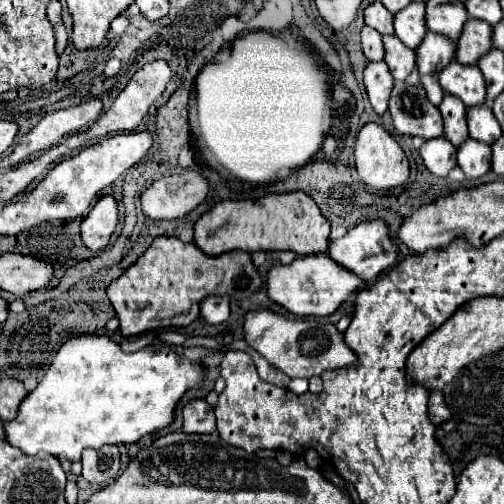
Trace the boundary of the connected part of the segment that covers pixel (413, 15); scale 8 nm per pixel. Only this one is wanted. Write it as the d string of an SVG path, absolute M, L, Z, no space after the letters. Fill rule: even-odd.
M410 3L406 9L396 13L394 31L404 45L416 49L428 31L424 25L424 3Z

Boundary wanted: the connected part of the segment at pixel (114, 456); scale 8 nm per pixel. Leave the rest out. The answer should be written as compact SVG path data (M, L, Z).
M116 445L104 449L86 449L82 453L82 477L90 483L106 485L120 471L120 451Z

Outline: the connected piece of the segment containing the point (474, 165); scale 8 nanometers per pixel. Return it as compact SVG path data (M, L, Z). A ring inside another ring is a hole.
M468 139L458 147L458 165L466 173L466 179L478 179L490 171L492 149L486 143Z

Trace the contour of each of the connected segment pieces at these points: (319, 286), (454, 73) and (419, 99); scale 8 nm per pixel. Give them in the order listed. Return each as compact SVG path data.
M328 255L298 257L290 265L278 263L268 271L268 295L272 301L300 317L332 315L362 285L364 281L356 279L356 275L348 273L348 269L342 269L342 265L336 265Z
M452 61L438 77L444 93L464 101L466 107L476 107L486 101L486 81L478 65L462 65Z
M396 83L390 97L390 113L396 131L402 135L418 135L424 139L442 135L440 111L428 101L422 85Z

